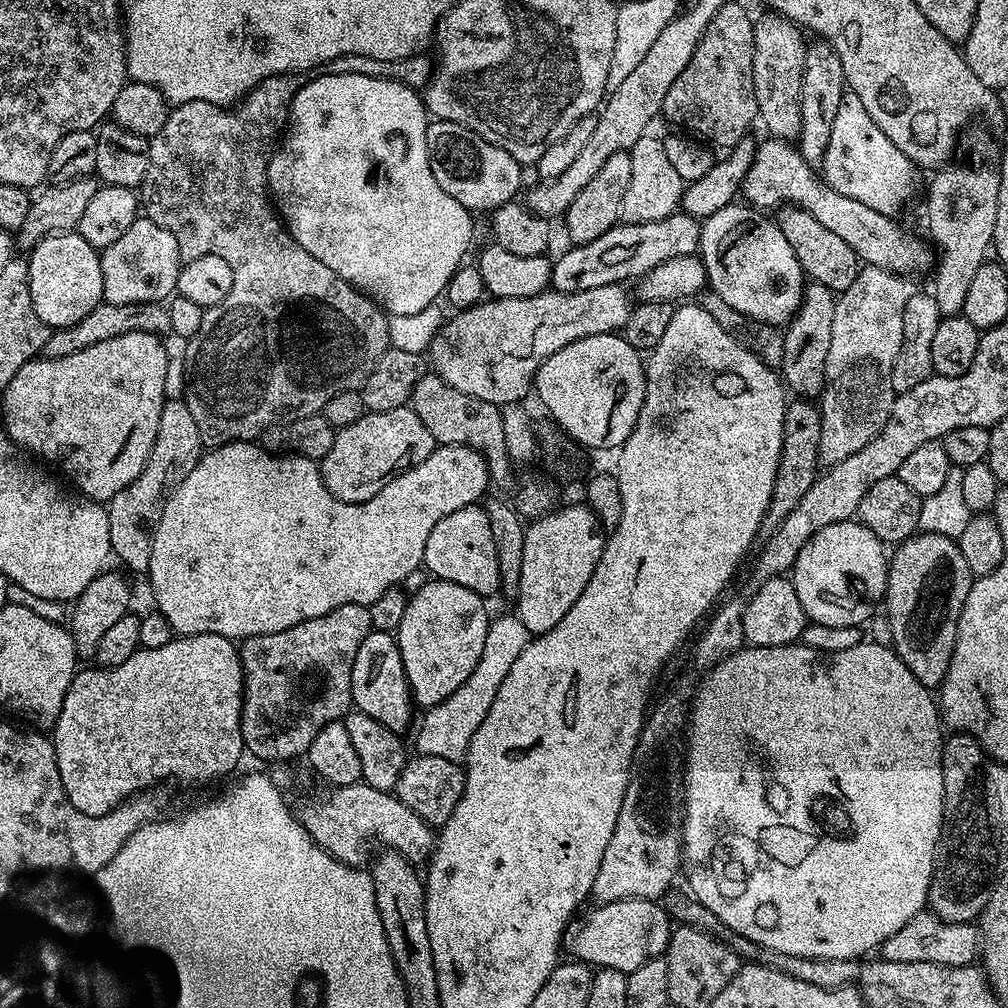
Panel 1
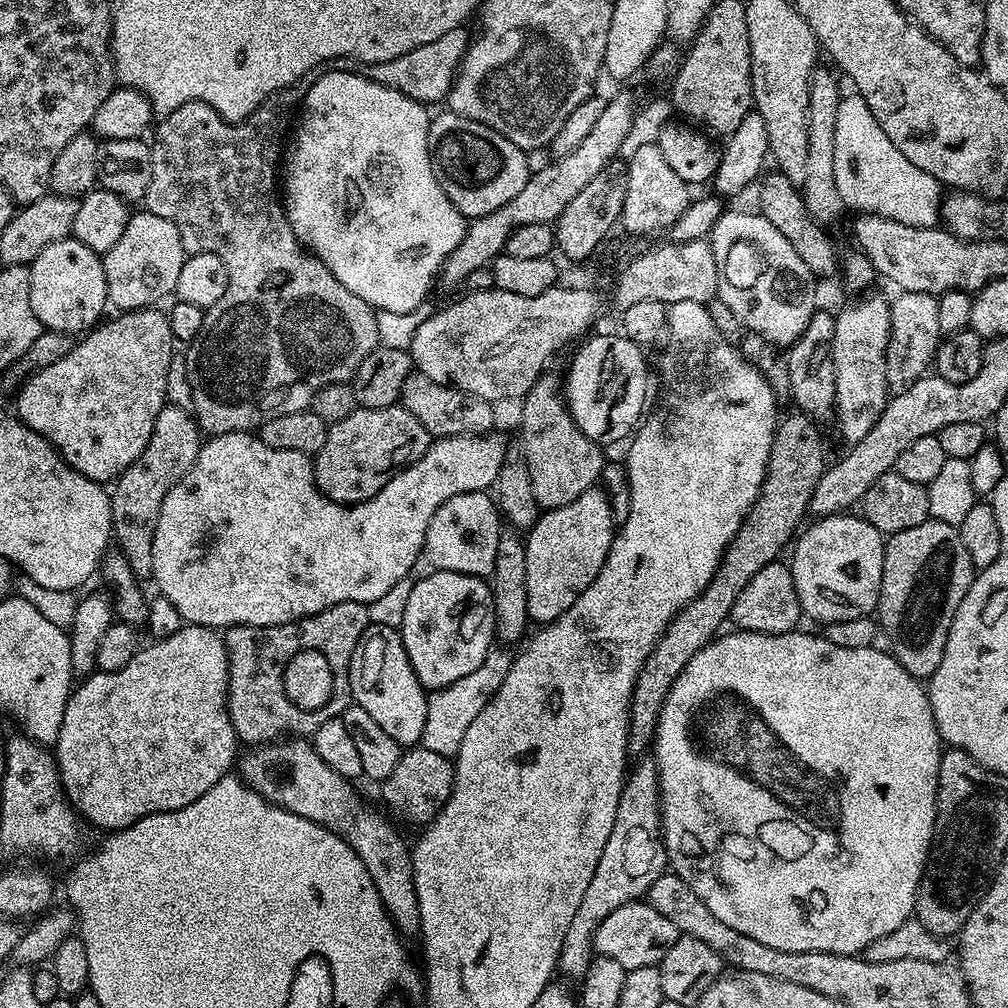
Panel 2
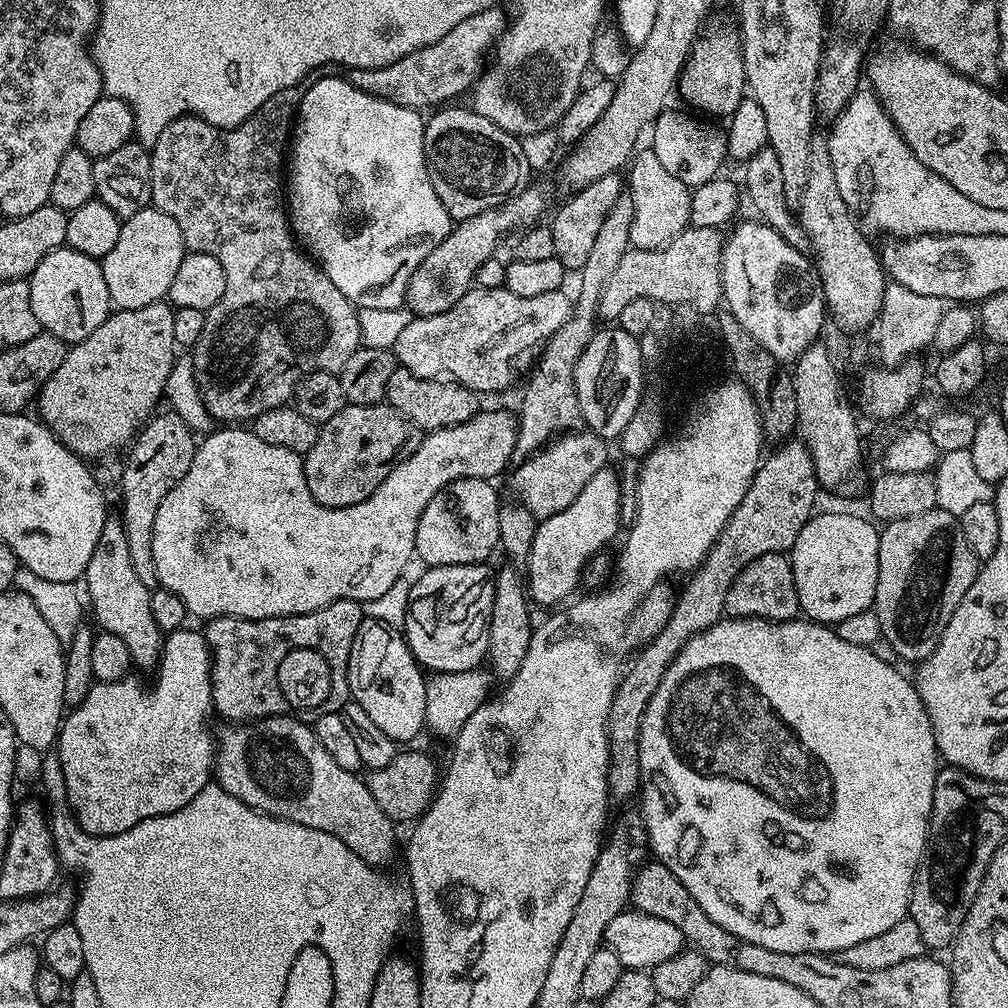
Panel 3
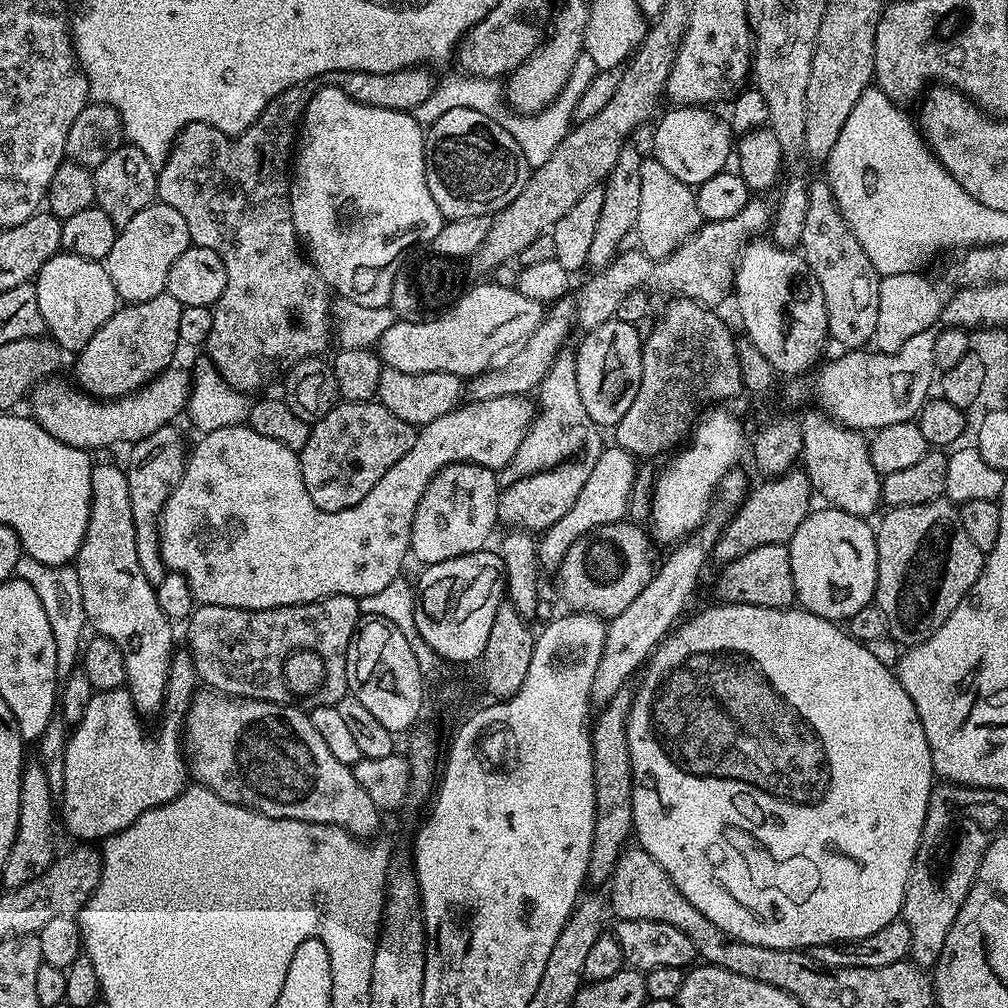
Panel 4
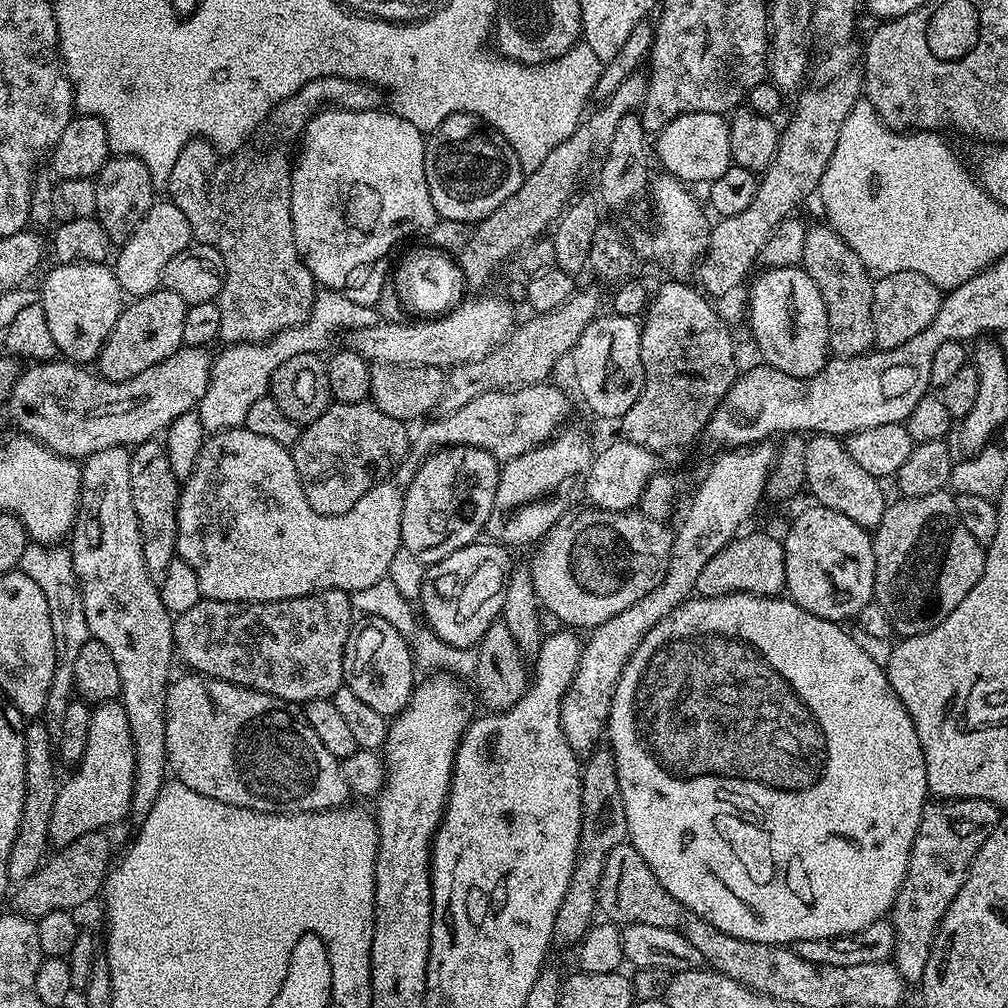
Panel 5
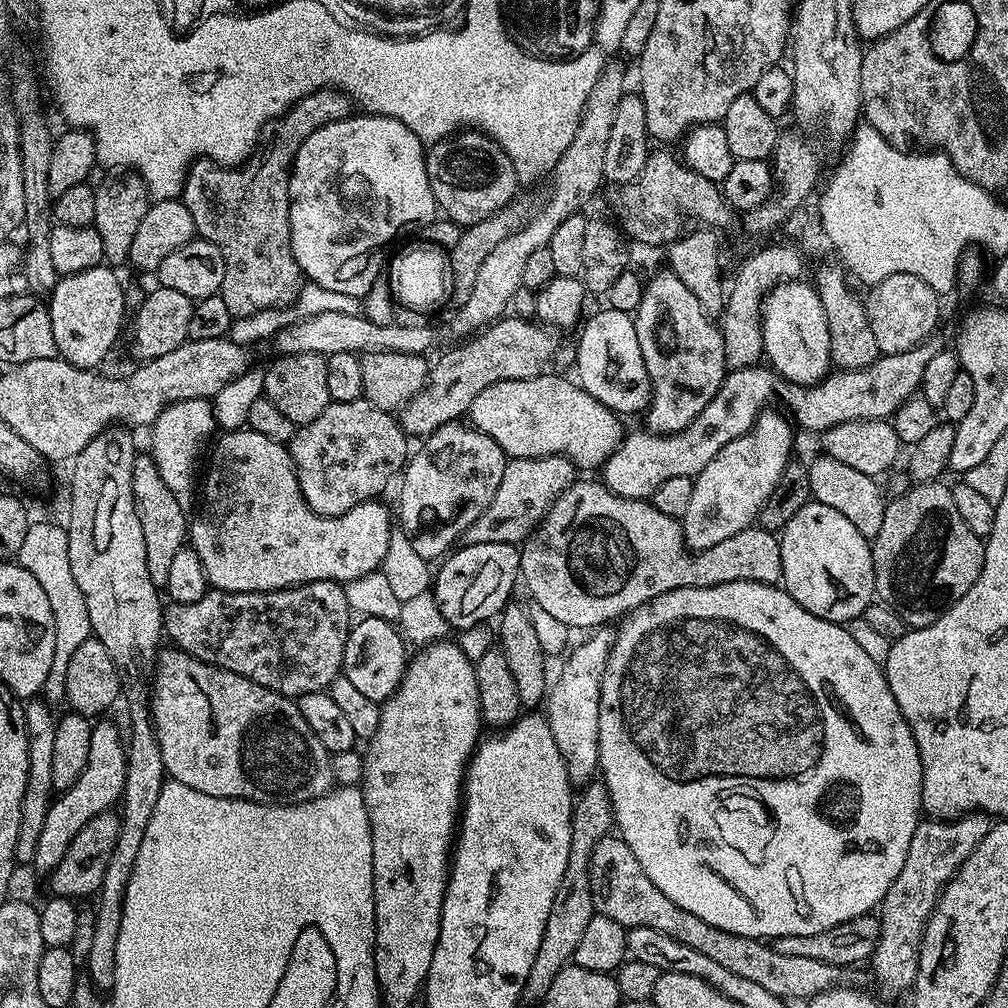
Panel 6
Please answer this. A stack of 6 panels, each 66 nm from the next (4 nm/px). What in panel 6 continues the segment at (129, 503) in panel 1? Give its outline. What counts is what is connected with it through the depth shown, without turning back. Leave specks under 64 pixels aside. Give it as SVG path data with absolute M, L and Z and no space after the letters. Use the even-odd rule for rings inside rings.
M137 454L134 458L132 489L134 510L138 510L138 522L142 522L142 539L146 542L146 570L150 570L150 582L154 582L158 590L163 590L170 574L172 559L188 540L190 520L187 515L184 517L181 497L166 486L165 479L159 474L159 468L150 454Z

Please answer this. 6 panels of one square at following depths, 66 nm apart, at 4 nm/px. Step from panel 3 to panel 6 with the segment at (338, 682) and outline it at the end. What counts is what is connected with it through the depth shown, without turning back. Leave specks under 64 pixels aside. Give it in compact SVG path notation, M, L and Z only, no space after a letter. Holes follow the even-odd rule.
M319 580L293 588L269 592L218 592L209 590L198 602L169 603L164 610L164 630L180 651L207 664L242 674L258 686L266 686L283 696L298 698L302 694L322 692L334 683L344 667L344 647L354 613L348 607L344 584Z

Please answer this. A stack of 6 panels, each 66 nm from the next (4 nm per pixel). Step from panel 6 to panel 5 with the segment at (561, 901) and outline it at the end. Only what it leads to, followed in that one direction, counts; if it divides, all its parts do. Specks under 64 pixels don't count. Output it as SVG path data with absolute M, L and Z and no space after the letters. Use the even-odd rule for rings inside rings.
M597 746L587 753L580 773L582 790L582 830L578 838L578 854L574 862L574 874L570 876L570 886L566 888L566 898L558 908L558 918L554 918L553 945L579 945L598 916L600 883L606 870L606 858L614 846L628 840L626 806L622 806L622 790L618 786L618 770L611 747Z

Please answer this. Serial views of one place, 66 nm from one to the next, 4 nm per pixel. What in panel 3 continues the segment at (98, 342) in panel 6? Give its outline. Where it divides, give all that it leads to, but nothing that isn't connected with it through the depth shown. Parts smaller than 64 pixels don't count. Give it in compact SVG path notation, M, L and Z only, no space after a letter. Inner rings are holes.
M67 246L55 248L50 254L46 254L46 258L42 258L42 262L38 262L38 266L33 270L28 285L30 306L34 306L34 318L38 318L41 329L54 334L69 346L90 338L90 334L94 334L94 330L98 330L98 326L106 322L114 308L110 294L106 290L106 278L100 269L100 261L93 256L78 254L78 250Z

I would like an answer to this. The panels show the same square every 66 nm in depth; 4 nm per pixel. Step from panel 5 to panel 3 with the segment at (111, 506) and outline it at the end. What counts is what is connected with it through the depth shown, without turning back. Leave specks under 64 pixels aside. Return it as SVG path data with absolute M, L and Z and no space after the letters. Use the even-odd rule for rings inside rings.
M110 518L102 526L102 538L98 538L94 554L90 554L82 584L86 589L86 600L90 605L91 615L92 612L96 615L99 627L110 634L118 634L118 638L126 642L130 658L137 669L155 669L160 662L162 633L158 622L154 622L154 613L150 611L152 592L142 586L142 582L138 582L138 574L134 574L134 562L130 562L126 530L120 519Z

